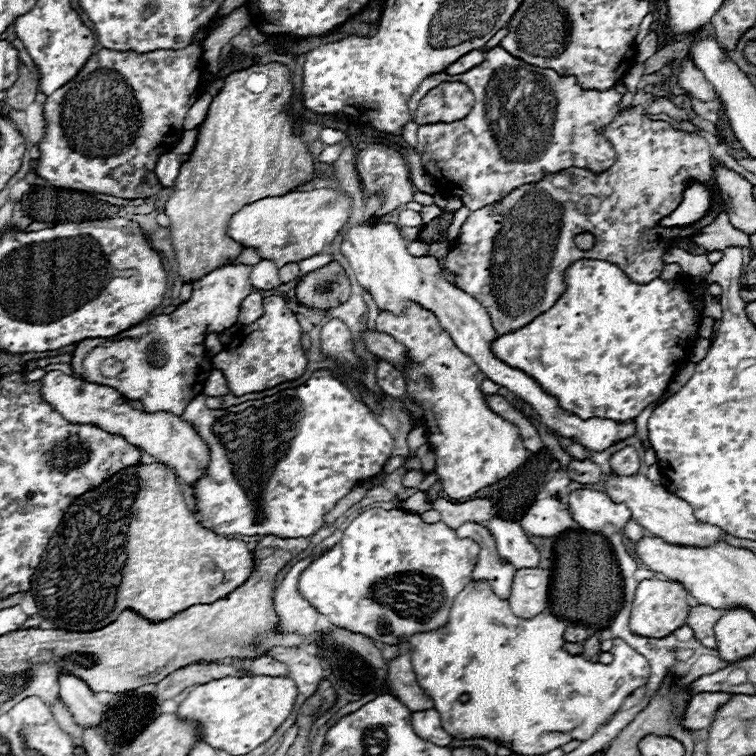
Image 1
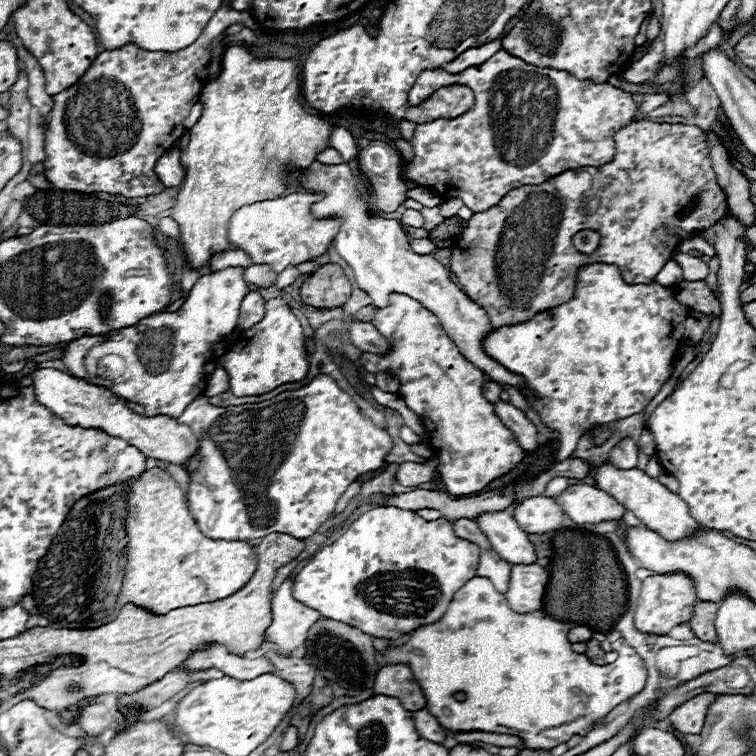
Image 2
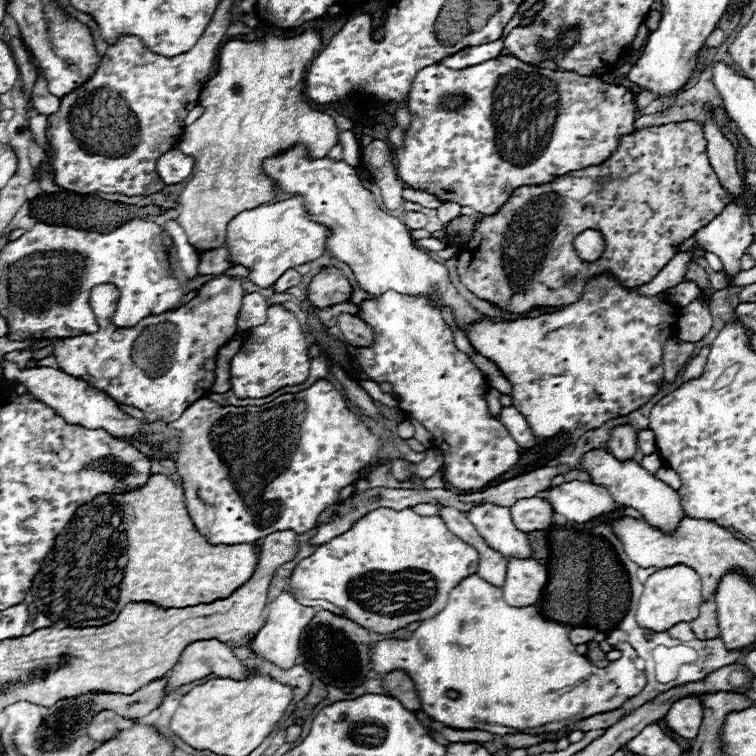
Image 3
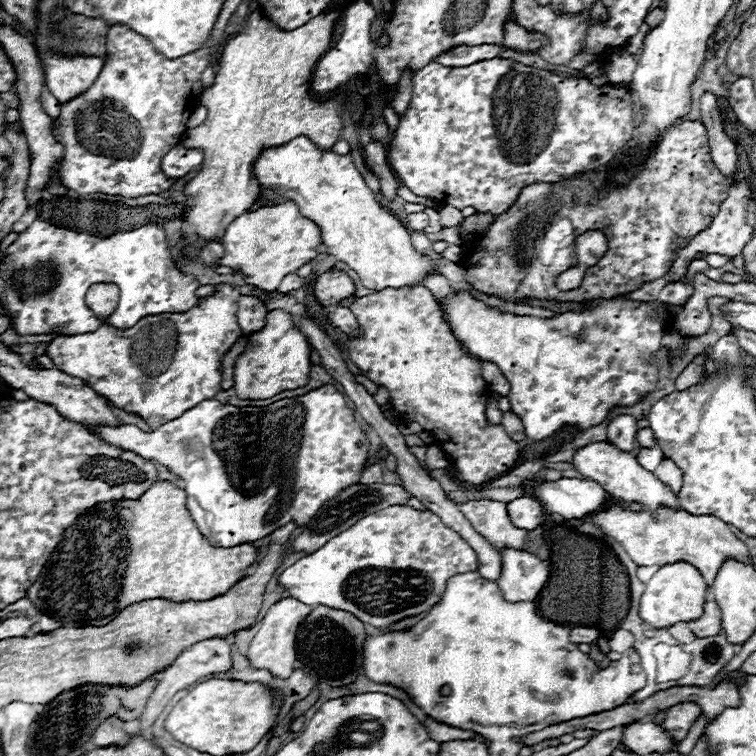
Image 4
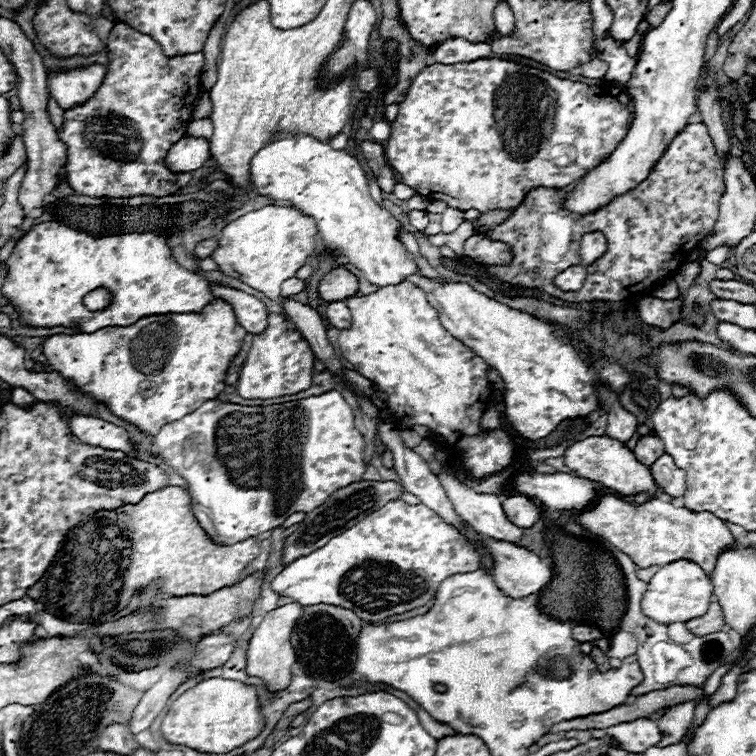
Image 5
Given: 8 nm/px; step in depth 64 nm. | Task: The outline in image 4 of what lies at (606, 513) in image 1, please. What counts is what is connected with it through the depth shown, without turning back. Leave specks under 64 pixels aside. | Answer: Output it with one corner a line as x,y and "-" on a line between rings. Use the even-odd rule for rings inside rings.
560,478
556,482
544,482
536,494
548,512
562,514
566,520
584,518
608,504
608,492
594,480

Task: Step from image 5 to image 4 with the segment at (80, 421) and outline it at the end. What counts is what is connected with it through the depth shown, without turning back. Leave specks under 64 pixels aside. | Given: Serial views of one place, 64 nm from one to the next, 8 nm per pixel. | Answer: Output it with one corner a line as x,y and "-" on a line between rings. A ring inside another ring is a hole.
322,384
304,396
284,398
262,408
236,408
220,404
218,400
202,400
180,418
166,422
152,432
142,432
136,426
88,426
88,430
94,430
94,434
100,434
110,444
134,450
146,460
156,460
180,476
186,490
188,512
212,546
256,542
288,522
306,526
328,500
360,480
370,450
370,440
358,424
354,410
348,408
344,396
330,384

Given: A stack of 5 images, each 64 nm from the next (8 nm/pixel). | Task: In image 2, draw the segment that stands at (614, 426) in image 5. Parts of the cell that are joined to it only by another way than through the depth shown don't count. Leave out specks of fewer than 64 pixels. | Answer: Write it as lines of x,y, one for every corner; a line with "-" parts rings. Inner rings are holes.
626,438
624,442
620,442
612,452
610,452
610,462
622,470
628,468
636,468
638,466
638,446
634,444
634,440

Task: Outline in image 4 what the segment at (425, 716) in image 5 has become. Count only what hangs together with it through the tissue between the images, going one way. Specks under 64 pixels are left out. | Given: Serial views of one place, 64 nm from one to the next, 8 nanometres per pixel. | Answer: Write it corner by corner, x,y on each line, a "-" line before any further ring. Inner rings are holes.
426,720
426,730
428,734
438,740
438,742
450,742
450,740
468,740
468,738
480,738
476,732
472,730
460,730
460,728
452,728
434,720

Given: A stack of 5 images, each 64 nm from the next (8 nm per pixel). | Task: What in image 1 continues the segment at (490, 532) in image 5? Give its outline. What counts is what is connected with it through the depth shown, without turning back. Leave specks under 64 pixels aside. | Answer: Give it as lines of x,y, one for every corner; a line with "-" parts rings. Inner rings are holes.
492,518
486,528
494,534
498,554
506,558
514,568
538,568
540,564
540,552
536,546
528,540
526,532
522,530
520,524
502,520
502,518

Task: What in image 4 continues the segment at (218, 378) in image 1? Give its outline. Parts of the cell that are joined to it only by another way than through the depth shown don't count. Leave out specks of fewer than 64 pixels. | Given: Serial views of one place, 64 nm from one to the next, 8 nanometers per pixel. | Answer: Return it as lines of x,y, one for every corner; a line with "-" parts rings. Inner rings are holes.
242,335
240,340
224,354
224,358
222,358
222,380
220,380
222,390
228,390
234,386
234,362
246,350
246,344
248,344
248,336

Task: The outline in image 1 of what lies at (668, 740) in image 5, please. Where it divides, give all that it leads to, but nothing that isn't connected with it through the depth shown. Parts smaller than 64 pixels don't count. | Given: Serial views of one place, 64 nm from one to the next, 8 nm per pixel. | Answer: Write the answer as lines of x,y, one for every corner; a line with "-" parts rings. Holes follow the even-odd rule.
700,692
700,694
696,694
690,700
684,726
690,726
690,730
708,728
714,722
716,710
720,706
724,706
730,698
732,698
732,694
726,694
726,692

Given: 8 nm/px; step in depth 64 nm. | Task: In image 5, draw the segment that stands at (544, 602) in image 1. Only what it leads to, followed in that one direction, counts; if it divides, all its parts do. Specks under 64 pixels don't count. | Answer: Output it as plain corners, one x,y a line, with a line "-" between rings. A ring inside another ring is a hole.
490,538
482,540
494,556
492,578
506,596
526,598
550,582
550,566
544,564
534,552
522,546
510,546
510,542
490,542

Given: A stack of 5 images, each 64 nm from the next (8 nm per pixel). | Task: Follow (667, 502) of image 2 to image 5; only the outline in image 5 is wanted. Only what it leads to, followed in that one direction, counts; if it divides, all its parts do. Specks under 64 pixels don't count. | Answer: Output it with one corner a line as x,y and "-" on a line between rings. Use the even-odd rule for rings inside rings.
590,436
586,440
570,444
564,454
564,464
572,472
576,472
580,478
602,482
602,488
618,492
622,496
638,496
638,494
646,492
648,498
654,498
654,492
662,494
662,490
654,482
650,470
644,464
640,464
624,444
620,444
618,440
608,438
608,436

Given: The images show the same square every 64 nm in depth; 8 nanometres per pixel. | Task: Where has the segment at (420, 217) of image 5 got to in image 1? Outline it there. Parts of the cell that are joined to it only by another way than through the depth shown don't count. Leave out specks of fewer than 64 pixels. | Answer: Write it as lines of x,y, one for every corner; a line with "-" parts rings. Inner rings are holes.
402,210
398,218
400,218
400,220
398,220
400,226
410,226
410,228
418,228
418,226
422,226
422,218
420,218
420,214
418,214
418,212
412,212
412,210

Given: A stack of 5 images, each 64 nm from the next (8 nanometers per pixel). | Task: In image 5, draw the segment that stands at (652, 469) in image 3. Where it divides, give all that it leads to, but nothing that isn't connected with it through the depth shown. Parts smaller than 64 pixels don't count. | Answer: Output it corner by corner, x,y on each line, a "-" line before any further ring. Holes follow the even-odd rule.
652,432
650,436
644,436
638,440
636,448
634,448
634,456
638,458
638,462
642,462
644,466
652,466
660,456
664,454
664,446
662,440

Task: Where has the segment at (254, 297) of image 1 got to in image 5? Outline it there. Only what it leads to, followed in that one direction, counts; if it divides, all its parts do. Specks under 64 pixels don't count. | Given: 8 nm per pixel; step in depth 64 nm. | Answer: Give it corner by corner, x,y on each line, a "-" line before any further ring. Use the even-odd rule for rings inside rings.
216,284
210,286
210,294
214,294
216,298
224,298
226,302
230,302
234,306
236,318
248,334
260,334
262,330
266,330
268,310
258,298
254,298
242,290
224,288
224,286
216,286

